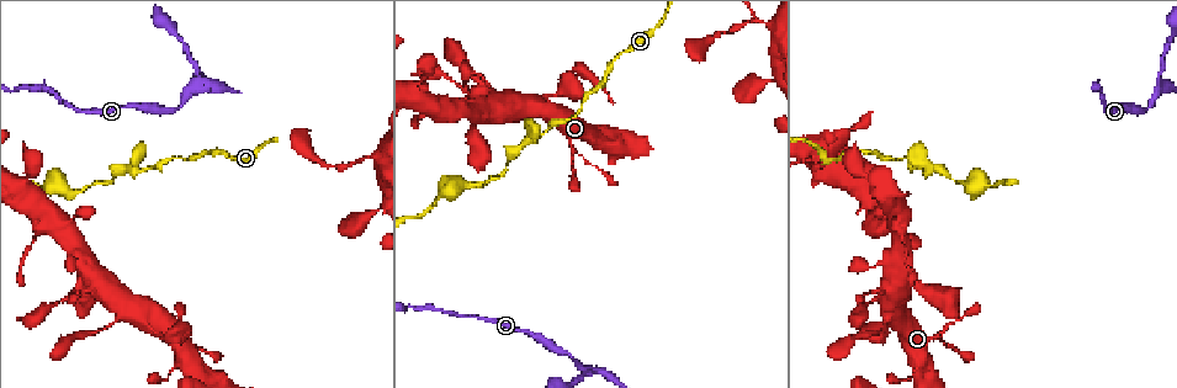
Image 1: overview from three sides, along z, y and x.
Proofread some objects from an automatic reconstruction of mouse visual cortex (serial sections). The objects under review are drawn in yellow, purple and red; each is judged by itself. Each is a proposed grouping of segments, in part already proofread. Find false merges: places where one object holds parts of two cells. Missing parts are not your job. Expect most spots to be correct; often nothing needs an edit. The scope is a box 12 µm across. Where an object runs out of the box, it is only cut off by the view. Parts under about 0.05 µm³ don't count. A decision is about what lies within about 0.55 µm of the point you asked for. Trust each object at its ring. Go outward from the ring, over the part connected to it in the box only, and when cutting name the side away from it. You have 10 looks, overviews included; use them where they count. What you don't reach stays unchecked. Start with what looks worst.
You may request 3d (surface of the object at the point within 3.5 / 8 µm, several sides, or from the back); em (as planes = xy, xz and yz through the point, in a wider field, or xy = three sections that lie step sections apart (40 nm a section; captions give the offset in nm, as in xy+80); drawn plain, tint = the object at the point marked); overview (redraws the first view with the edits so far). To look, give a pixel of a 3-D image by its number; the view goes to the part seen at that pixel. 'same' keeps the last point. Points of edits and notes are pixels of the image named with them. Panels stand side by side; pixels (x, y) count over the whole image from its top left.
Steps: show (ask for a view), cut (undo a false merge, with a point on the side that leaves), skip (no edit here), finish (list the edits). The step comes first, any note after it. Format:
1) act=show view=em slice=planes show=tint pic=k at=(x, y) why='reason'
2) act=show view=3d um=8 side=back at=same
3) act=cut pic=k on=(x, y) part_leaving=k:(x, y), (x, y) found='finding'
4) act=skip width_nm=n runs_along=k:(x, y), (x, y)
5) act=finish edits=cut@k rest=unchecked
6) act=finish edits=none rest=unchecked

act=show view=3d um=8 side=back pic=1 at=(580, 368) why='a fork'

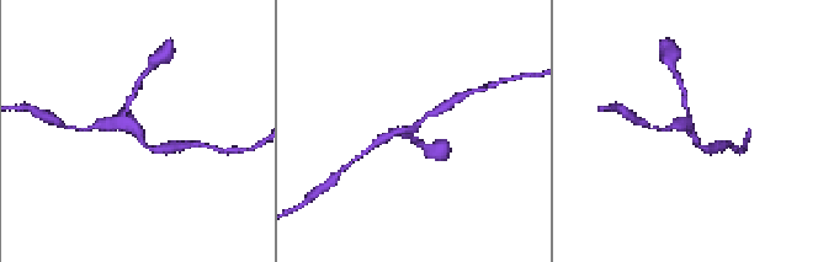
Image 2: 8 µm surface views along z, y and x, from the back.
act=show view=em slice=xy step=5 show=tint pic=2 at=(138, 132) arms=3 arm_widths_nm=150,200,250 why='need the tissue'

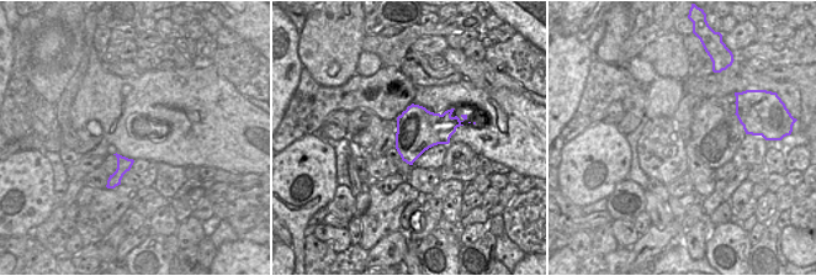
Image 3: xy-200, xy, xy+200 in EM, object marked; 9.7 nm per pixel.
act=skip runs_along=2:(159, 149), (142, 143), (129, 101) found='all the same cell'

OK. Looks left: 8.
act=show view=3d um=8 pic=1 at=(888, 318) why='thin neck'

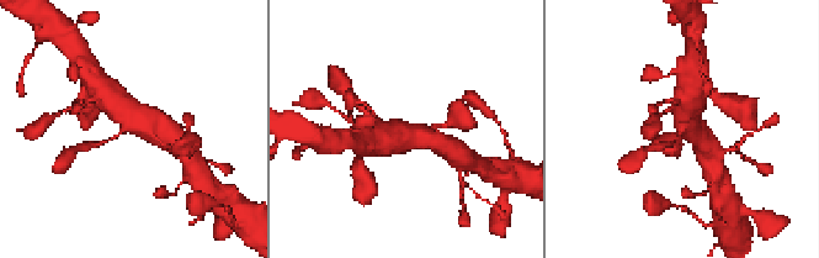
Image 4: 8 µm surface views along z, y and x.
act=show view=3d um=3.5 pic=4 at=(126, 126) why='zoom in'

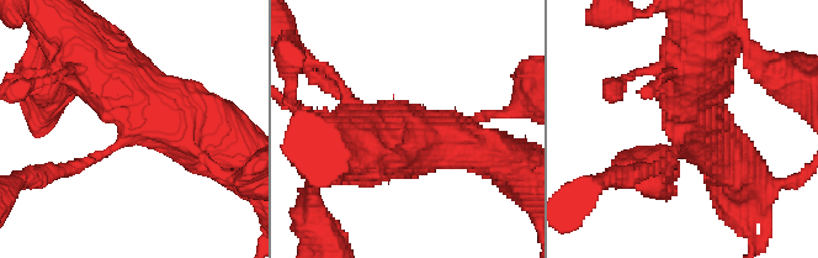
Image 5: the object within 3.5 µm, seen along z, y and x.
act=show view=em slice=xy step=1 show=tint pic=5 at=(681, 132)

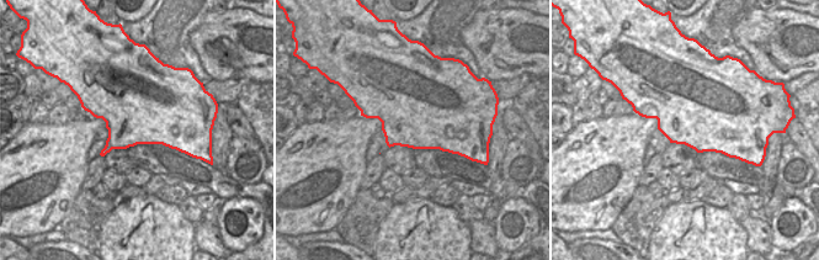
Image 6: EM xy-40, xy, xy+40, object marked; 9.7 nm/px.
act=skip width_nm=800 runs_along=5:(222, 141), (173, 126), (90, 57) found='one cell here'

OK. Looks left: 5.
act=show view=em slice=planes show=tint pic=1 at=(22, 183) why='sharp bend'

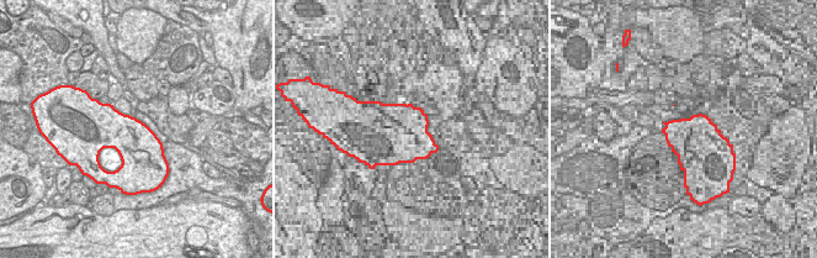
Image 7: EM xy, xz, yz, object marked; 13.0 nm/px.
act=show view=3d um=3.5 at=same

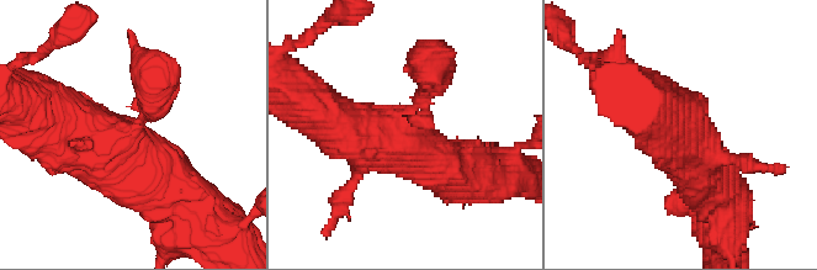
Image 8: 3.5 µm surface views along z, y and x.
act=skip runs_along=8:(722, 197), (694, 148), (631, 102) found='all the same cell'

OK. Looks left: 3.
act=show view=3d um=8 side=back pic=1 at=(900, 160) why='narrows sharply'

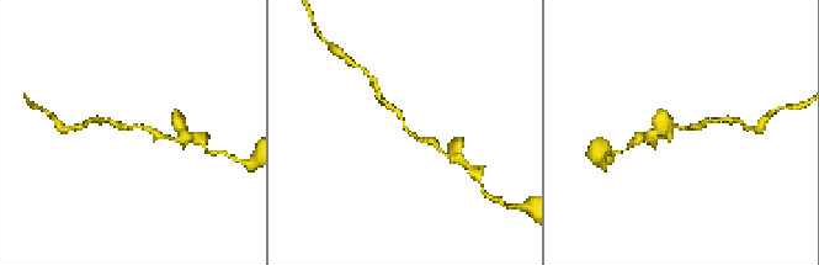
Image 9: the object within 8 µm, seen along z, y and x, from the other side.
act=show view=3d um=3.5 pic=9 at=(403, 130)

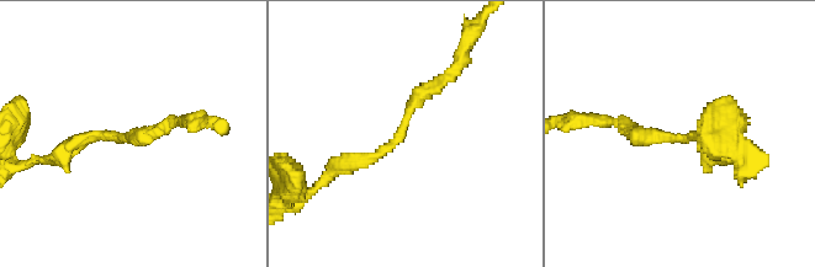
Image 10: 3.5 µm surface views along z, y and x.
act=show view=em slice=xy step=3 show=tint pic=10 at=(401, 132)

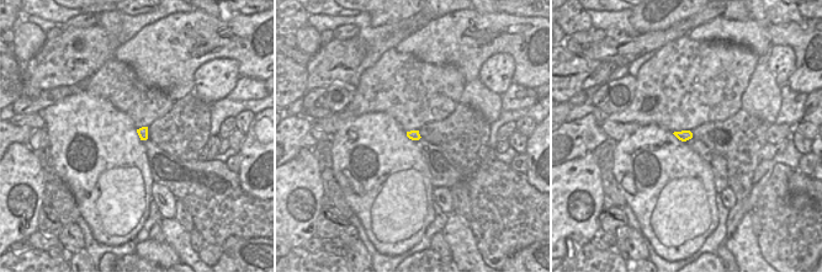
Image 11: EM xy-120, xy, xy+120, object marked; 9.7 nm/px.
act=skip arm_widths_nm=200,200 runs_along=10:(449, 75), (414, 100), (389, 148), (339, 166) found='one cell here'

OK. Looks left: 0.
act=finish edits=none rest=unchecked

